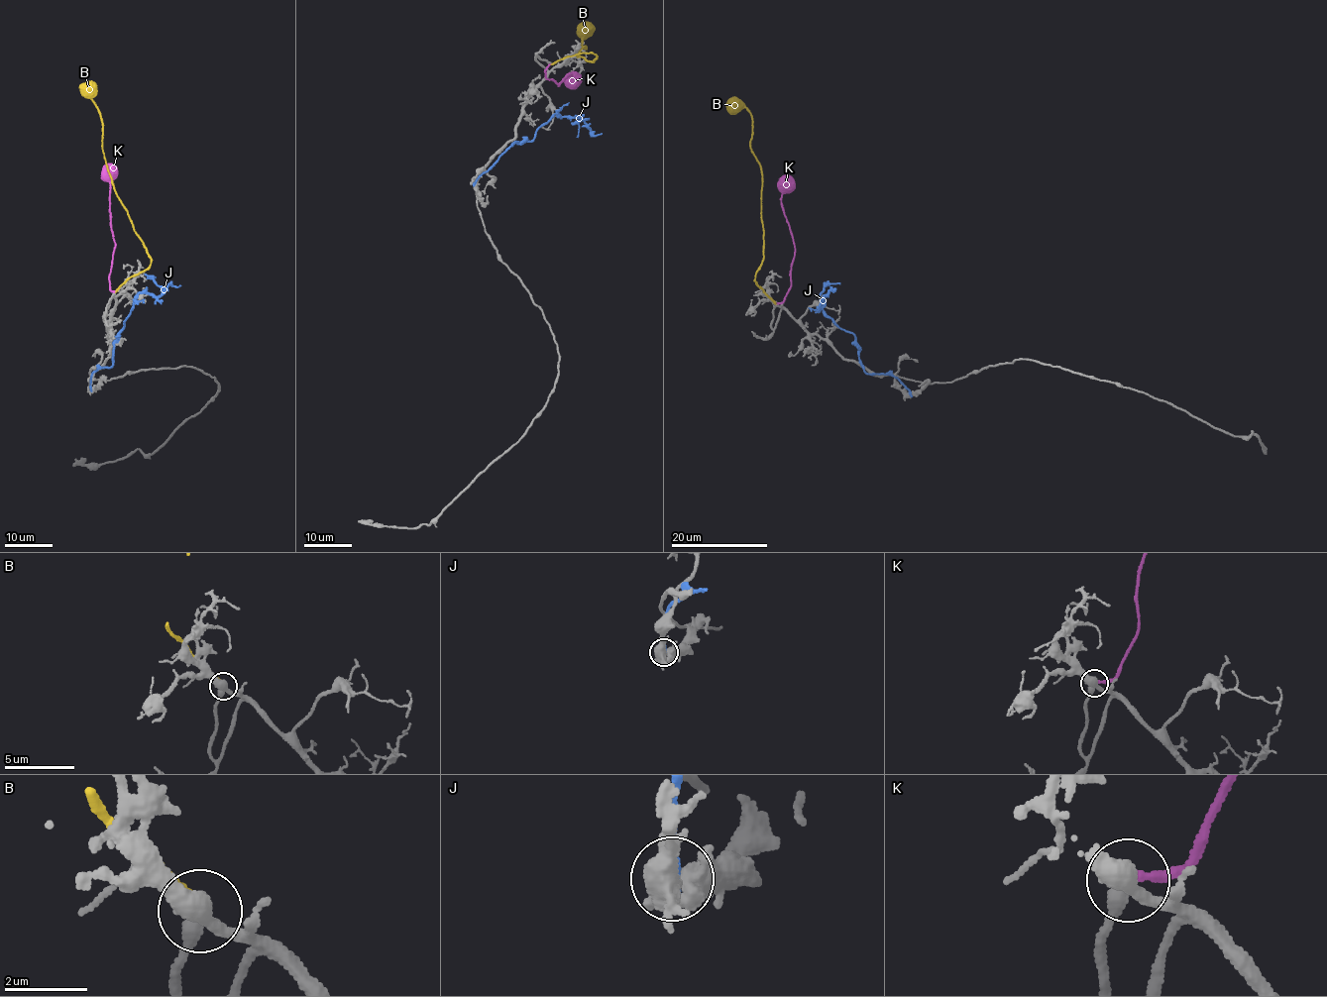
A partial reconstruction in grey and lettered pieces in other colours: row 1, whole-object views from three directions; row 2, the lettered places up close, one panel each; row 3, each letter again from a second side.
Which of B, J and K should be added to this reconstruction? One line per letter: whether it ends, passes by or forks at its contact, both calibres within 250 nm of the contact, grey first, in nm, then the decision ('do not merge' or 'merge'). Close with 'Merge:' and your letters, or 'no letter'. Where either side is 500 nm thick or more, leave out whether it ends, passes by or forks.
B: it ends | 240/240 nm | merge
J: it ends | 440/360 nm | do not merge
K: it ends | 240/200 nm | do not merge
Merge: B

